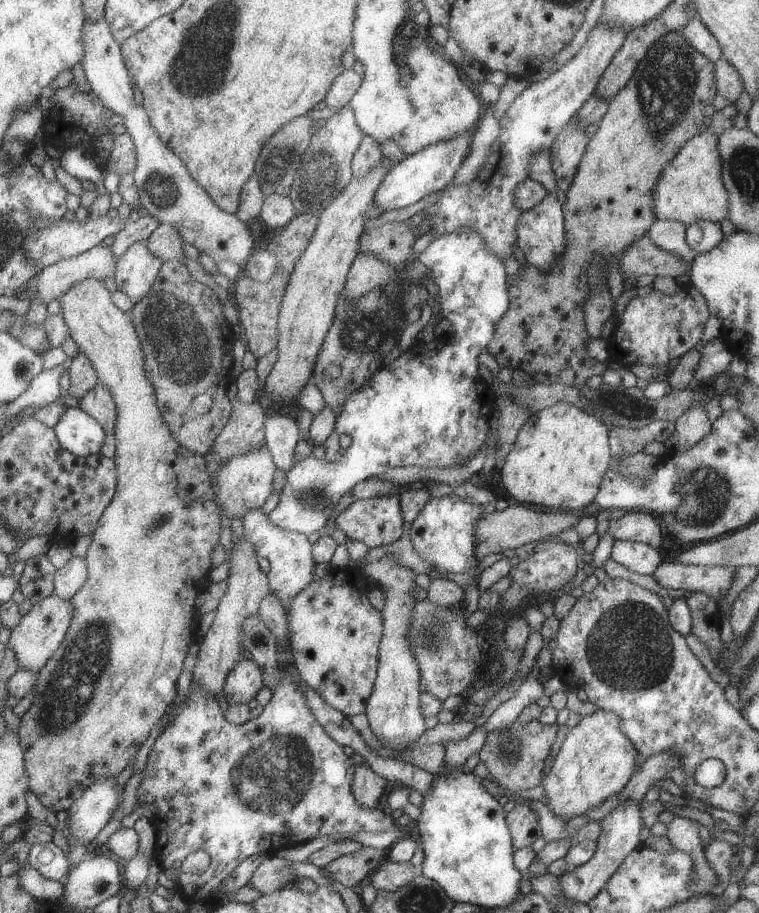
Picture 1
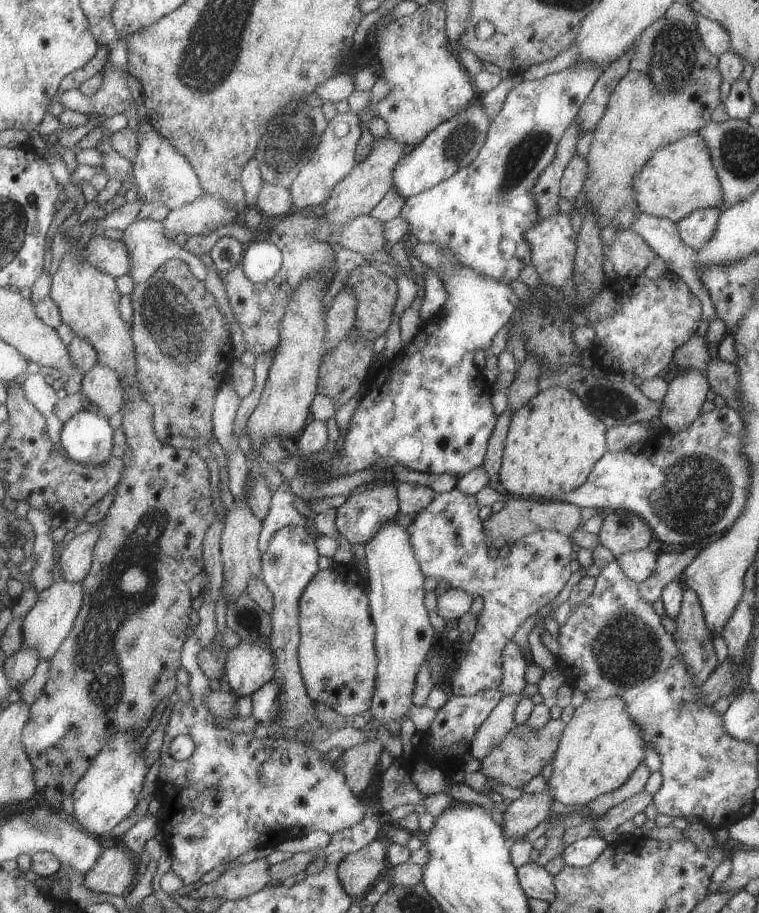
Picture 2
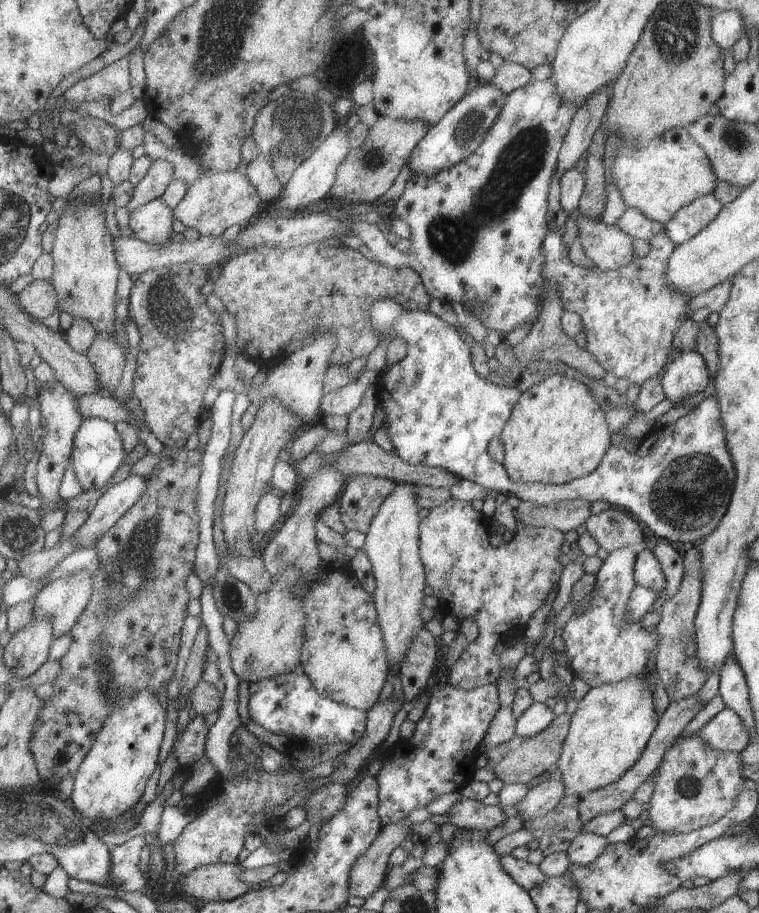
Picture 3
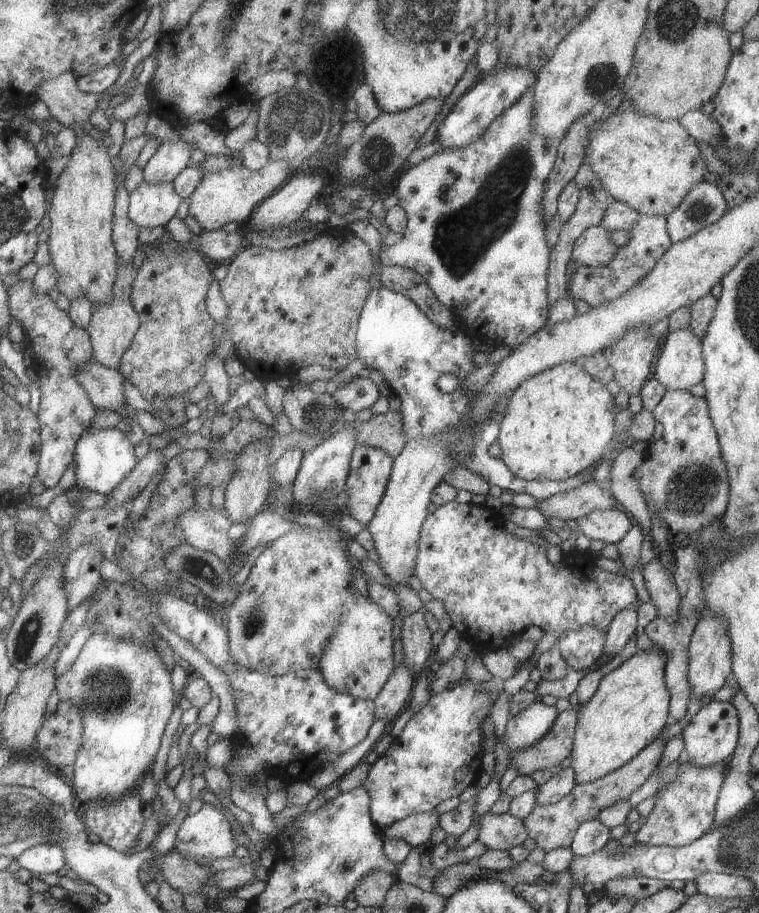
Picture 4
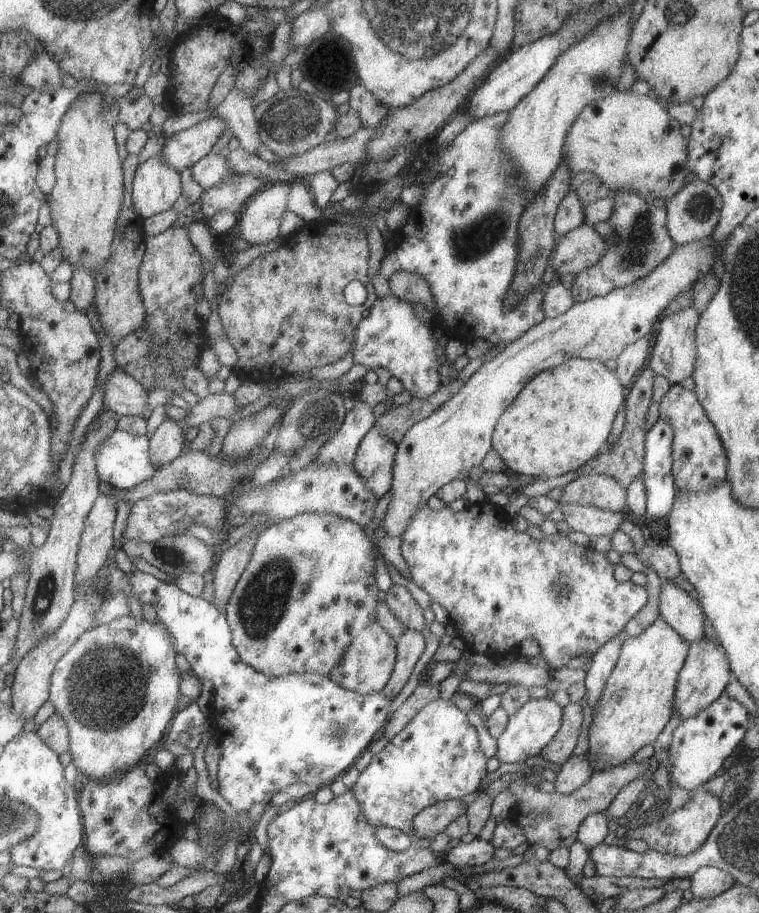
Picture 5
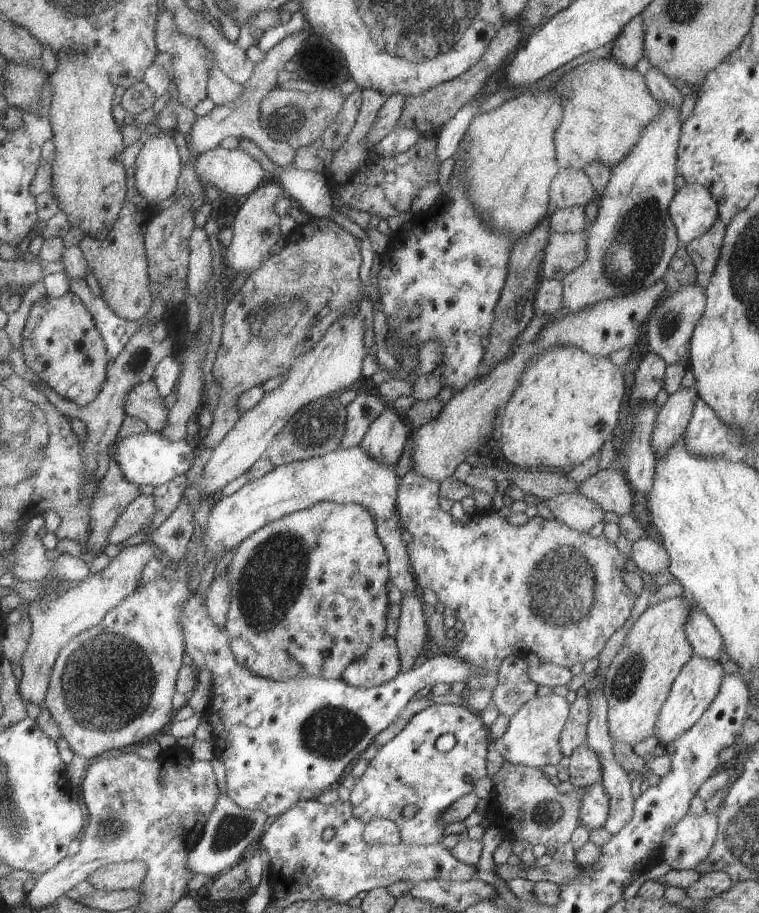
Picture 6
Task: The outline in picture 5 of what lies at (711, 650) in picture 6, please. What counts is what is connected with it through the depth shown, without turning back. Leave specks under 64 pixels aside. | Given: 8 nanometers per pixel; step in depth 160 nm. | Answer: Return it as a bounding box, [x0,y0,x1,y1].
[659,579,706,643]

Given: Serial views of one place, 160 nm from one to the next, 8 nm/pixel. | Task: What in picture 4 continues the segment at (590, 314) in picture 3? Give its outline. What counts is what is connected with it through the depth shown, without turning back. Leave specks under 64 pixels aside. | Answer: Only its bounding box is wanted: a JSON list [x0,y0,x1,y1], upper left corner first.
[567,215,672,395]

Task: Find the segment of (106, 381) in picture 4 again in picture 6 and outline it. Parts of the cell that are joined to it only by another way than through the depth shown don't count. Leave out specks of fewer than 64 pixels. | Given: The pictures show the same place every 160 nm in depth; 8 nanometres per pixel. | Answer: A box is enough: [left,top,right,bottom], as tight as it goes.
[125,380,170,432]

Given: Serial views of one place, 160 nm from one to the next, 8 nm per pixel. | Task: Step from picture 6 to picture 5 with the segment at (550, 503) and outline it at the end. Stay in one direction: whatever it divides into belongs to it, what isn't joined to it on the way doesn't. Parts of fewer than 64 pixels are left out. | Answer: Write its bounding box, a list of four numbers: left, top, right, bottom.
[558,504,628,538]

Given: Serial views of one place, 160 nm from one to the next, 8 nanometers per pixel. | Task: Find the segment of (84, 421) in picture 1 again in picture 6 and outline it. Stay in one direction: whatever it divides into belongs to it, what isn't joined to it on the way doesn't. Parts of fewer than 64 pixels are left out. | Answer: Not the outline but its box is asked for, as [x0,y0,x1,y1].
[113,432,194,487]

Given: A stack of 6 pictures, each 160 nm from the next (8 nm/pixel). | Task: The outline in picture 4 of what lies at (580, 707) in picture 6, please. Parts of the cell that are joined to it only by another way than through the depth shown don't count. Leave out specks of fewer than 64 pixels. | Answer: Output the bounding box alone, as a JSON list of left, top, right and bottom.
[509,707,578,776]

